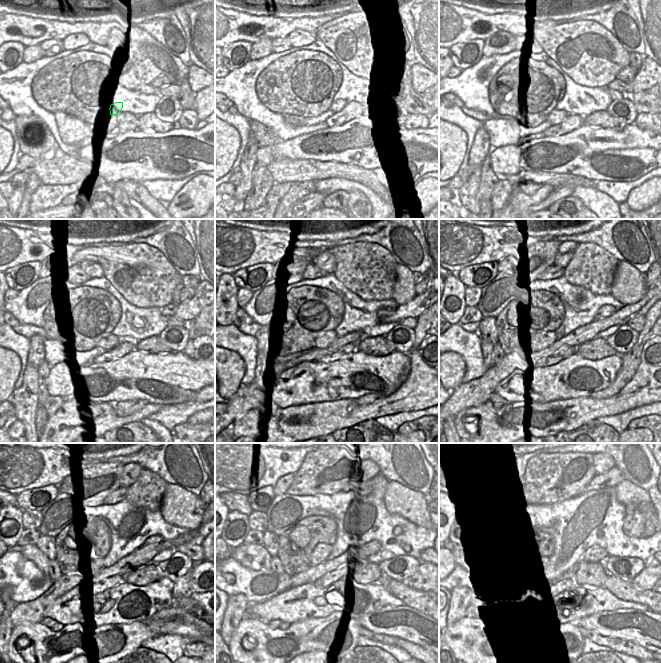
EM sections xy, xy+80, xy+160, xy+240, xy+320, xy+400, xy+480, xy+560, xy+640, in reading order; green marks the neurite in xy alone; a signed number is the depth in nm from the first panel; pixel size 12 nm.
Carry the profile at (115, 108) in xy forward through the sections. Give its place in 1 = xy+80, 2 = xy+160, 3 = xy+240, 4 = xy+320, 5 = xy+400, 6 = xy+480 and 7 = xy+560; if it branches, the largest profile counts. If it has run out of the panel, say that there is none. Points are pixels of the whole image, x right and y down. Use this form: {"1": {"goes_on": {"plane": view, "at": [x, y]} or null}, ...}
{"1": {"goes_on": {"plane": "xy+80", "at": [338, 105]}}, "2": {"goes_on": {"plane": "xy+160", "at": [556, 116]}}, "3": {"goes_on": {"plane": "xy+240", "at": [108, 341]}}, "4": {"goes_on": {"plane": "xy+320", "at": [329, 337]}}, "5": {"goes_on": {"plane": "xy+400", "at": [547, 339]}}, "6": {"goes_on": {"plane": "xy+480", "at": [100, 559]}}, "7": {"goes_on": {"plane": "xy+560", "at": [321, 551]}}}

